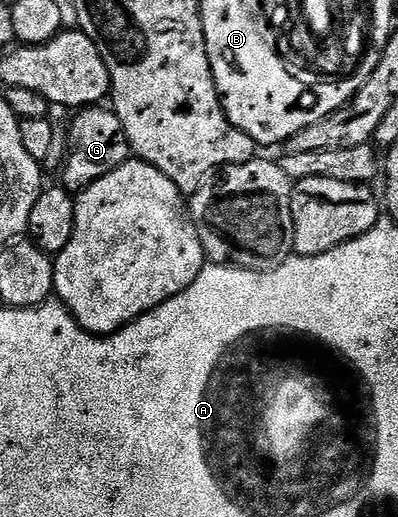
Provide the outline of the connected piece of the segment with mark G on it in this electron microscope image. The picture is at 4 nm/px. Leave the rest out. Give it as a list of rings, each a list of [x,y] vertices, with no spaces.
[[[84,107],[75,114],[72,130],[68,133],[68,141],[72,150],[68,153],[68,162],[64,165],[63,188],[69,193],[78,195],[86,187],[90,187],[98,179],[110,175],[118,167],[122,167],[133,156],[132,144],[128,142],[126,131],[120,122],[120,116],[111,108]]]

